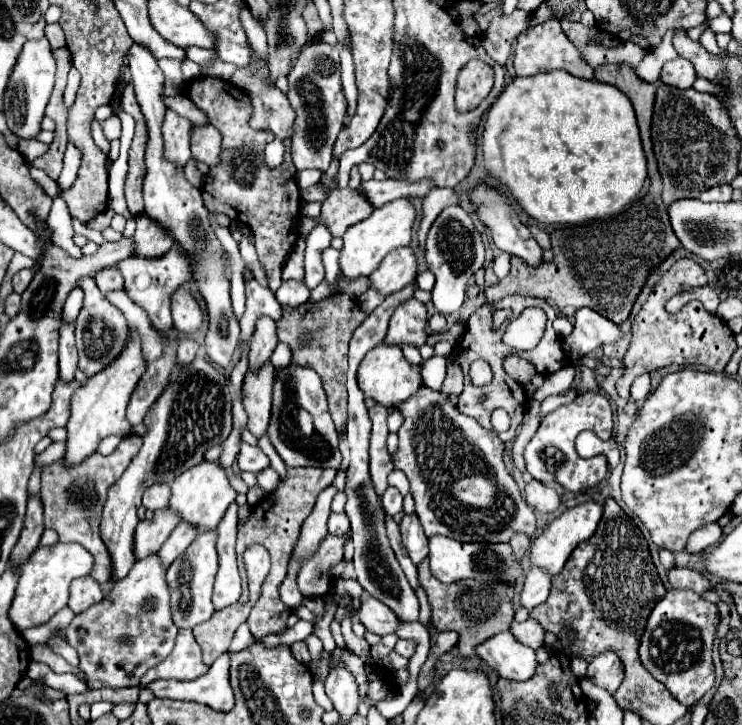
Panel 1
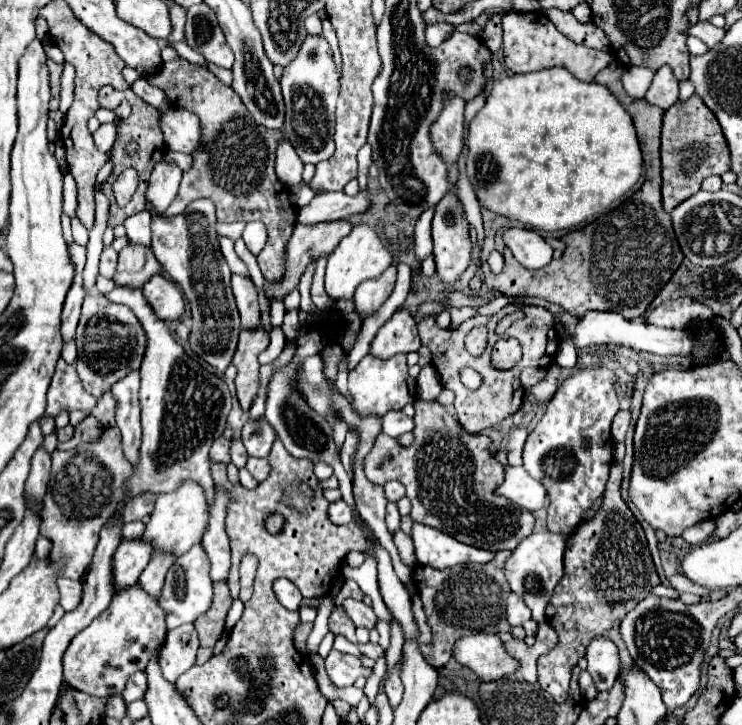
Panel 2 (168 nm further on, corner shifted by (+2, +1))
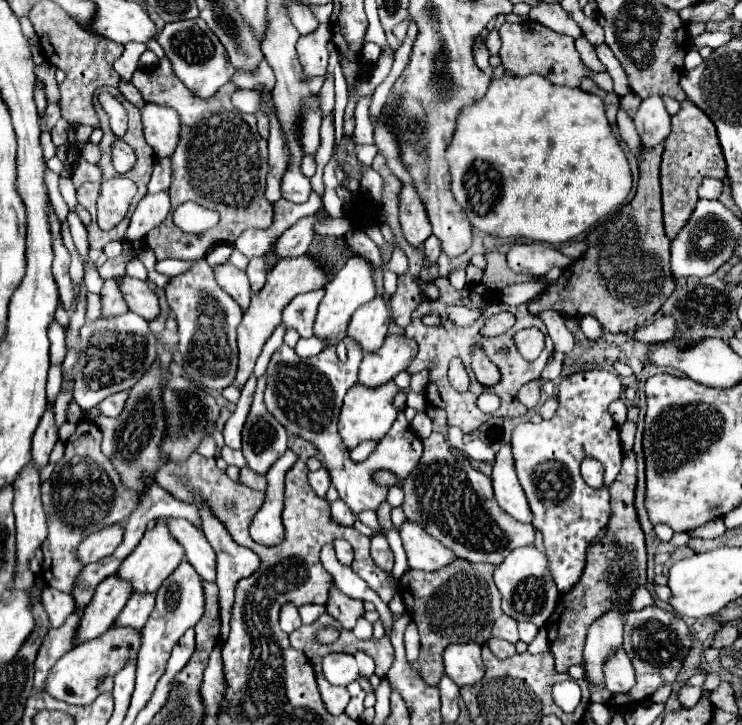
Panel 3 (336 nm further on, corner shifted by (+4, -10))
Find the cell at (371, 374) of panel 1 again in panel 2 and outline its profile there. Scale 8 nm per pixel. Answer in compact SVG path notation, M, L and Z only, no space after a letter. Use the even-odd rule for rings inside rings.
M366 354L360 364L348 374L348 390L352 394L352 406L362 414L378 414L384 416L390 410L400 410L408 402L416 400L416 388L406 384L408 366L406 354L392 356L390 360L378 360L376 356Z

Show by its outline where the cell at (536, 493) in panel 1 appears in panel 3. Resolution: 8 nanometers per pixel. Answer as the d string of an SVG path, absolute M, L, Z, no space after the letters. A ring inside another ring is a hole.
M504 445L496 453L496 461L492 469L492 487L494 487L494 497L500 509L504 509L508 515L512 515L520 523L532 521L532 511L528 507L526 495L516 477L510 445Z

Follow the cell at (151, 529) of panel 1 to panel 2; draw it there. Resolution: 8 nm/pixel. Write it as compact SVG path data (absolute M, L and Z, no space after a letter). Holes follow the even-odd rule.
M138 536L138 540L122 540L114 554L114 590L118 592L136 584L150 556L152 552L142 544L142 536Z

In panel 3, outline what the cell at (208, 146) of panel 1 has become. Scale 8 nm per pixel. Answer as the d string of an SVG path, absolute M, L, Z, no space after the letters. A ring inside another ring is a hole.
M144 103L142 107L144 139L158 157L170 157L180 139L180 119L176 111L160 107L156 103Z

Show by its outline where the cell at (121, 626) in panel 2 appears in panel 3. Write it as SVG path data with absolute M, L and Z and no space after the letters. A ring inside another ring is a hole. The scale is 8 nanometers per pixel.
M112 627L98 639L86 641L72 651L68 651L64 657L56 661L52 671L48 673L44 691L64 703L70 705L88 705L92 703L100 693L112 691L112 681L118 669L124 667L124 663L138 655L140 649L140 631L132 629L118 629Z

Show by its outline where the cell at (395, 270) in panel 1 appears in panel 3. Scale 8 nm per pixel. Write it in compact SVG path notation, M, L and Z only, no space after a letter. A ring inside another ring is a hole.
M382 297L358 307L348 325L348 337L360 345L364 353L374 353L382 345L390 323L390 311Z

